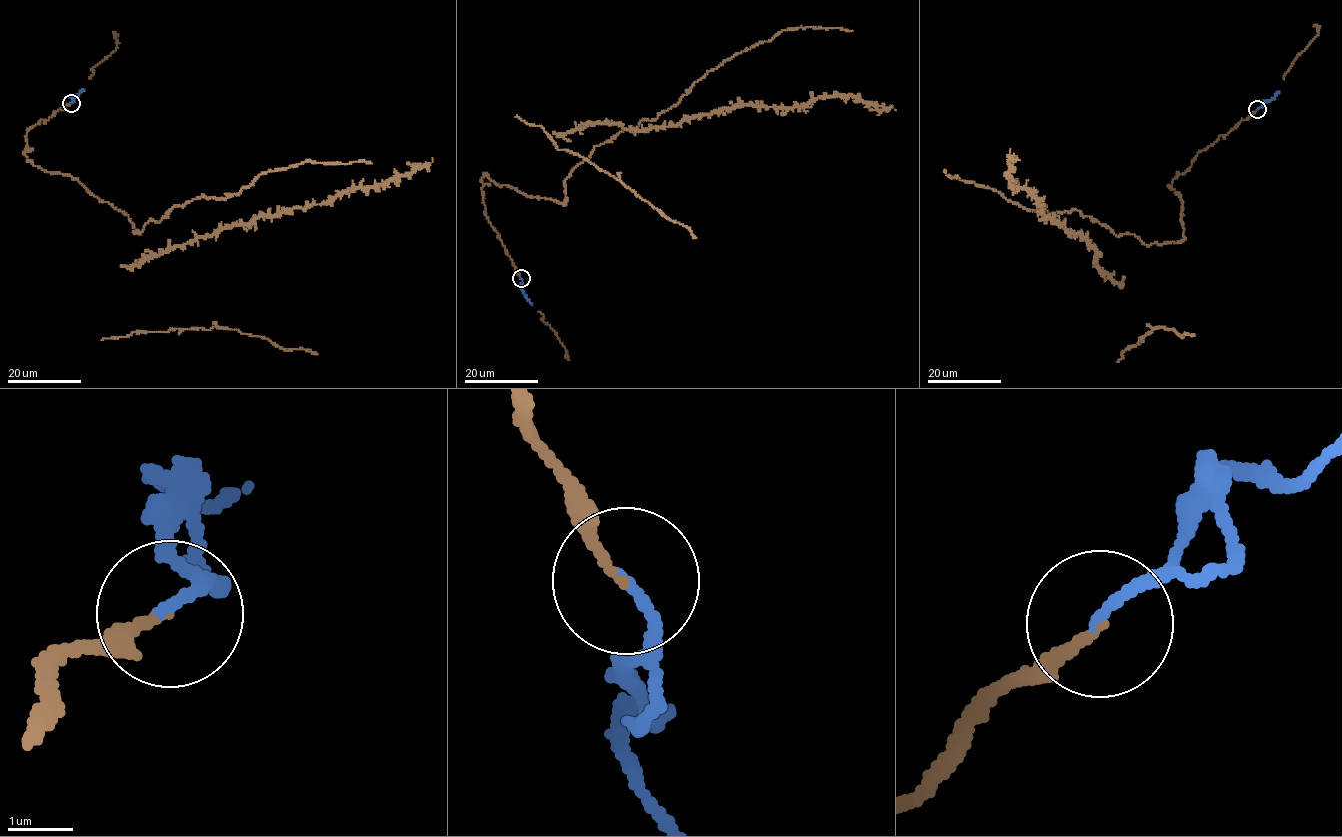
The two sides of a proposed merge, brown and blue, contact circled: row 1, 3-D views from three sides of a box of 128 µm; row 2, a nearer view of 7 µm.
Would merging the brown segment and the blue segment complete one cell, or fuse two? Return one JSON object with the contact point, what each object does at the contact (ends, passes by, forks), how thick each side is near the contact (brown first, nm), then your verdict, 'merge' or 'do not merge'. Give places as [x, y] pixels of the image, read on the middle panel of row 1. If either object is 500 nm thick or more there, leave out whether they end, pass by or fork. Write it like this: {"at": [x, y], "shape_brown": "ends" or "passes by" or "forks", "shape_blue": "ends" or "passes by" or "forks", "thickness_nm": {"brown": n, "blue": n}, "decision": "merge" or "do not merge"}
{"at": [521, 278], "shape_brown": "ends", "shape_blue": "ends", "thickness_nm": {"brown": 140, "blue": 180}, "decision": "merge"}

